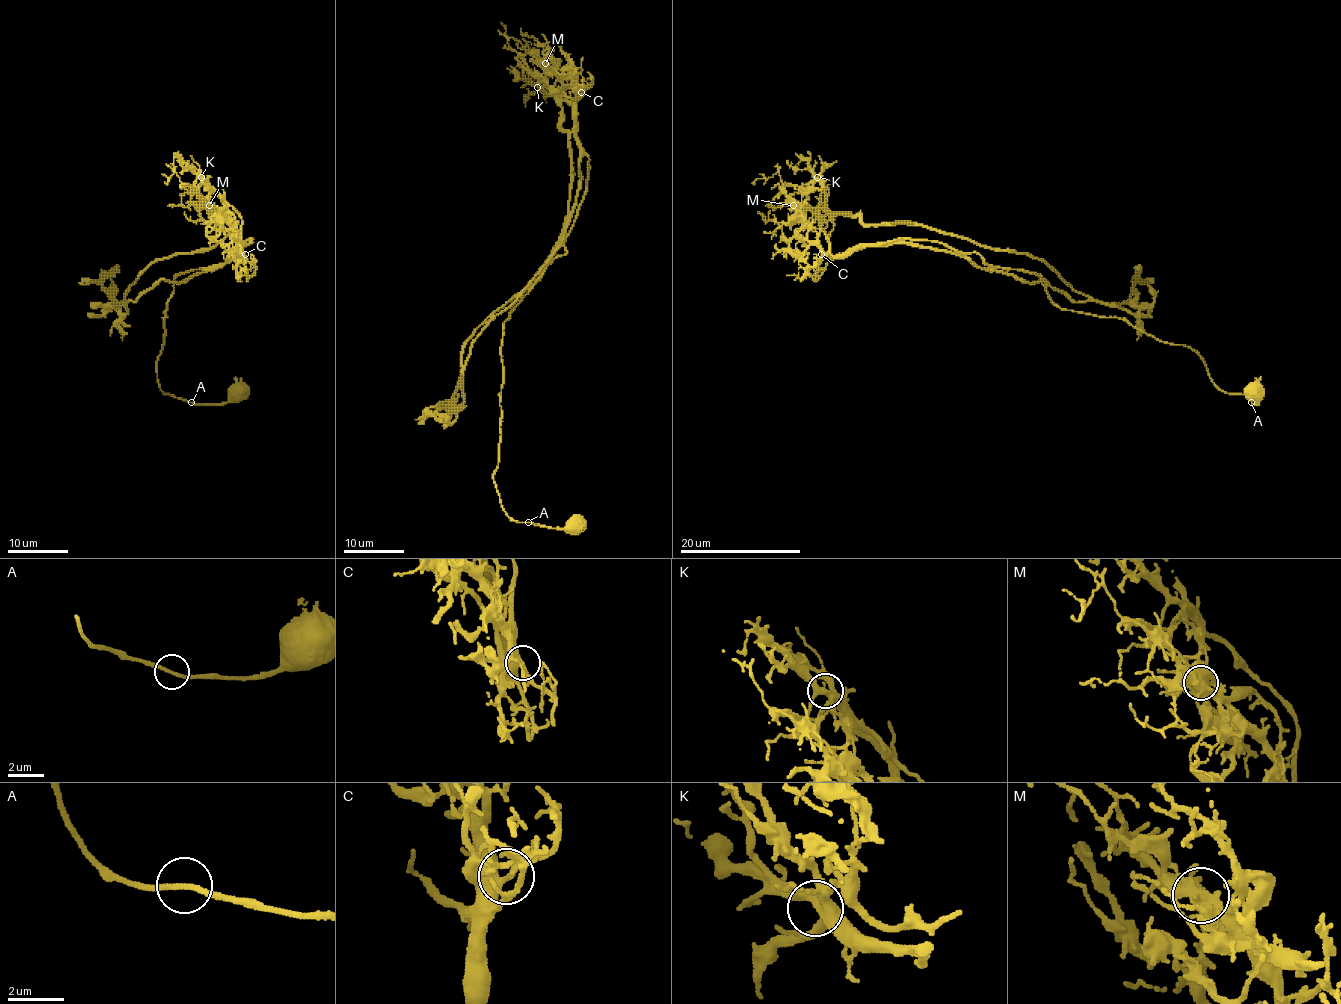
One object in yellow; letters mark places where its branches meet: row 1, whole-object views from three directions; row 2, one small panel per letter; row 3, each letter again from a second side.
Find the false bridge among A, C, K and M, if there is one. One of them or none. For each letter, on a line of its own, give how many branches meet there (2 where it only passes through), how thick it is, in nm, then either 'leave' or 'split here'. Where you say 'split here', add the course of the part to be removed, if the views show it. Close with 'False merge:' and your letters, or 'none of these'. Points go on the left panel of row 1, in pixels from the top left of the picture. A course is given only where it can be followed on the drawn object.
A: 2 branches meet; 180 nm thick; leave
C: 3 branches meet; 320 nm thick; leave
K: 5 branches meet; 400 nm thick; leave
M: 5 branches meet; 480 nm thick; split here; foreign part runs (208, 206), (225, 209), (234, 224), (217, 245), (157, 258), (127, 290), (121, 307), (87, 313)
False merge: M

